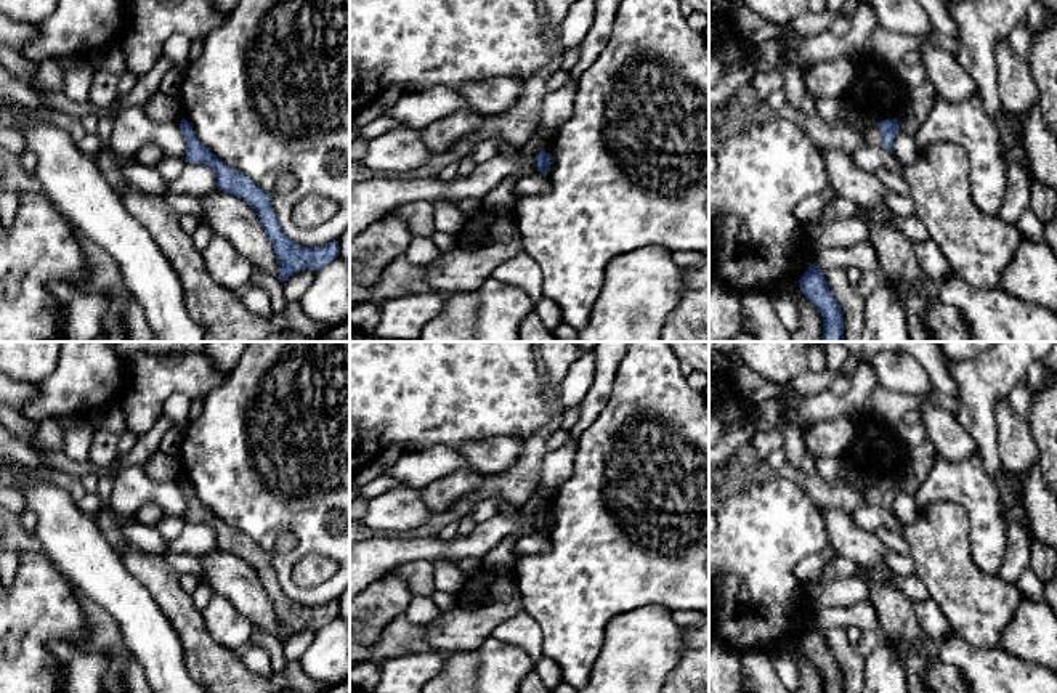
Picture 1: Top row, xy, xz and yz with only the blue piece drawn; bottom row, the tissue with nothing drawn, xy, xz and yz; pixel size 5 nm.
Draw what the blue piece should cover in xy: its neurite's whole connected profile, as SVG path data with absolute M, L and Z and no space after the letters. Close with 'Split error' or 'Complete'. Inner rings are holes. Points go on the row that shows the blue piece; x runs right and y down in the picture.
M184 119L180 130L186 138L184 162L204 164L217 173L217 189L229 192L247 202L258 215L263 231L266 233L279 265L281 282L302 270L321 271L338 257L338 241L319 247L305 247L286 236L277 215L271 207L271 197L257 188L244 173L223 164L213 156L192 133L191 124Z. Complete

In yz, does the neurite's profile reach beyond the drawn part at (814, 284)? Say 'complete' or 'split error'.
complete

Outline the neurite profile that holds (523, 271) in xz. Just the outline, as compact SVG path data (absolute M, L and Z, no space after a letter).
M524 252L497 265L492 278L499 284L523 289L534 302L544 297L544 274L537 261Z

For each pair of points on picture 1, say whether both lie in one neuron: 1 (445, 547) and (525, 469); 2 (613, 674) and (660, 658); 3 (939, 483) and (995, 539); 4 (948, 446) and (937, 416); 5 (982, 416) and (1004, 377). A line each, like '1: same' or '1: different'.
1: different
2: same
3: same
4: same
5: same

